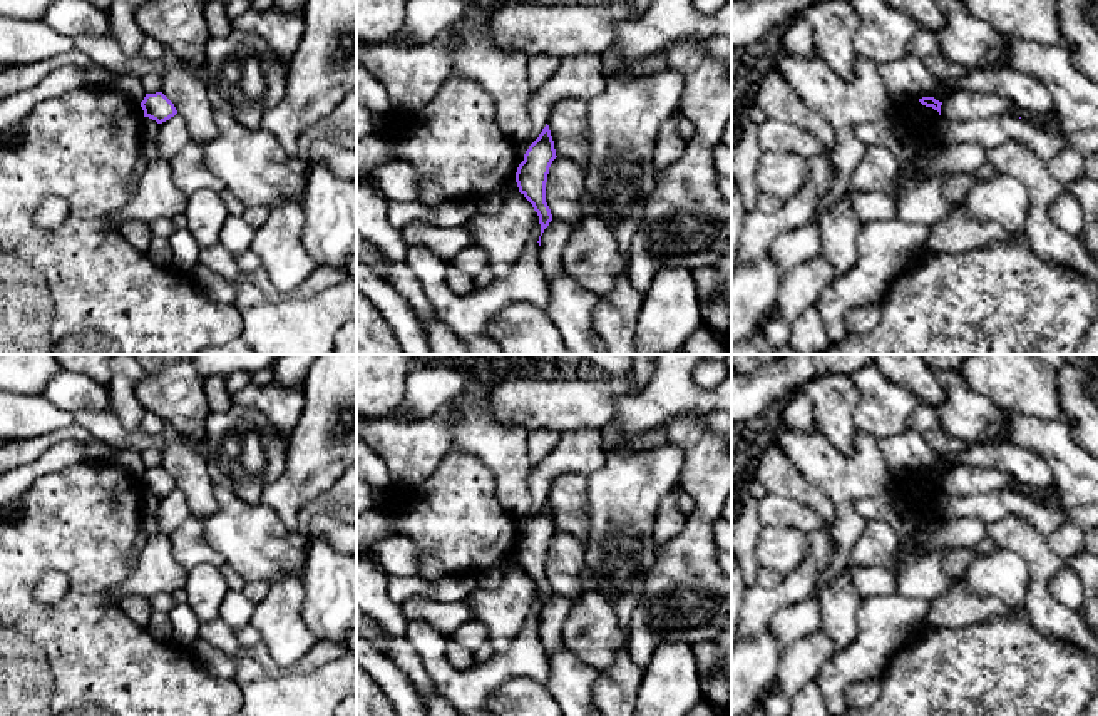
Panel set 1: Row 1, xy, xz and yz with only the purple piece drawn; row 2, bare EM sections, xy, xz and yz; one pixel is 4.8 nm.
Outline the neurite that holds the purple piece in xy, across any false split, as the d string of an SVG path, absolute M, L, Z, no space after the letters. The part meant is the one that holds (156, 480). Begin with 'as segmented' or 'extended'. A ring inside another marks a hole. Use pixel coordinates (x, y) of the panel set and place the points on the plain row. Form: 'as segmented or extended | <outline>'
as segmented | M162 467L146 468L141 482L144 492L149 492L157 499L162 499L177 488L174 478Z

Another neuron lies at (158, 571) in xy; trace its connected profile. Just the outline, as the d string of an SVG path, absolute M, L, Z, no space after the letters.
M157 532L142 547L132 574L112 594L117 604L126 596L151 599L159 592L174 594L186 580L187 570L174 559L169 535Z

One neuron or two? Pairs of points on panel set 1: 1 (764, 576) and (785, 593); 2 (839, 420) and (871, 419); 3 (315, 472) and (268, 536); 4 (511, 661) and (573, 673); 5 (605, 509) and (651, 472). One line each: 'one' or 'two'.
1: two
2: two
3: two
4: two
5: one

